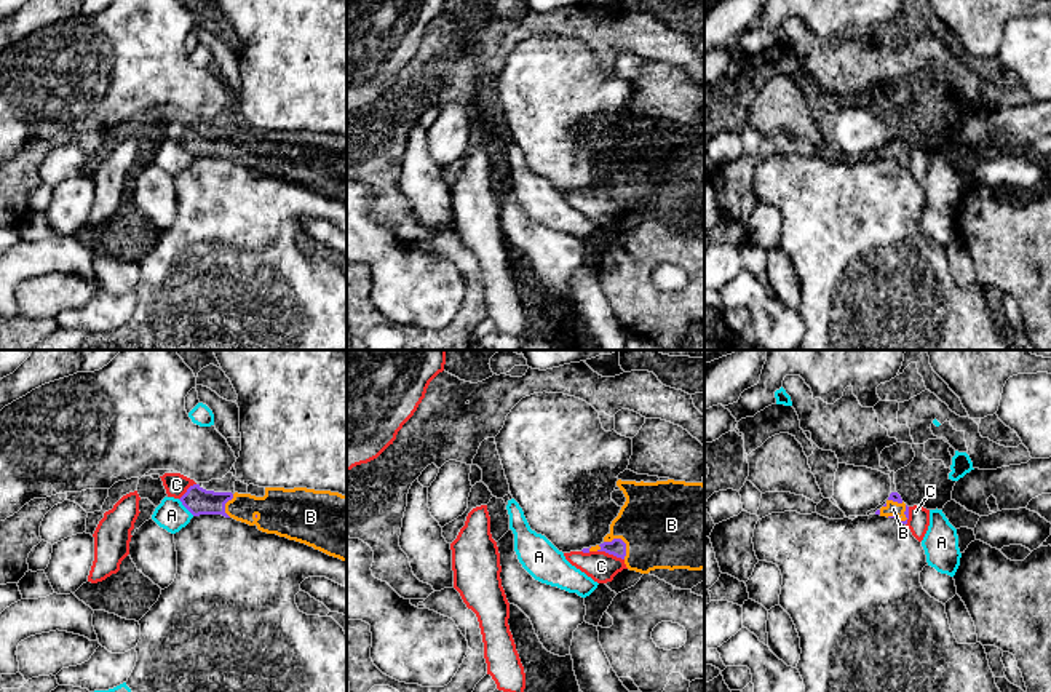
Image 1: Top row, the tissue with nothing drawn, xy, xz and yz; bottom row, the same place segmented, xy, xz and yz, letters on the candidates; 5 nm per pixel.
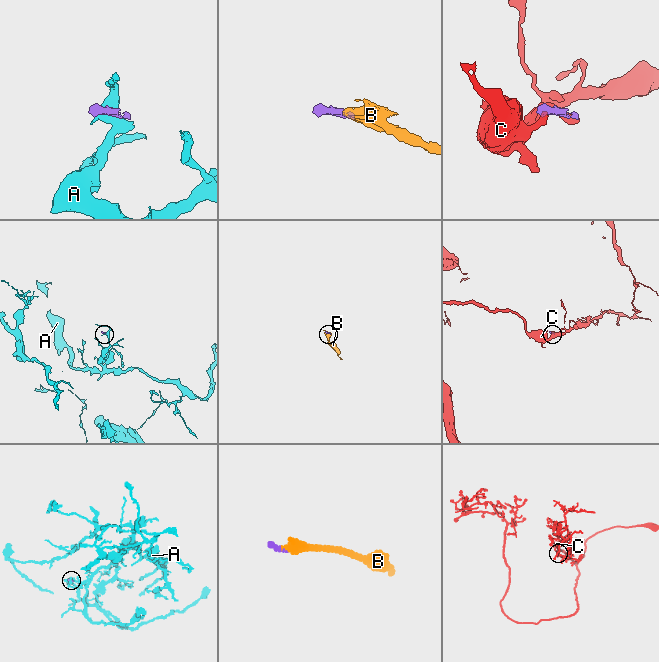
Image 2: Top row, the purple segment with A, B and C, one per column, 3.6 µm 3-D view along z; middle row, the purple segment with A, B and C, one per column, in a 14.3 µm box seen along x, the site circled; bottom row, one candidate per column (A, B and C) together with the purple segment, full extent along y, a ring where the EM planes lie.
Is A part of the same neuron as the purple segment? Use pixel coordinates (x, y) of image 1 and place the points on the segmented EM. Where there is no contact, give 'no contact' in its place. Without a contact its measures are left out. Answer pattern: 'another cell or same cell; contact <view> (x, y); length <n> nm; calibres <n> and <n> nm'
another cell; contact xy (186, 507); length 120 nm; calibres 140 and 160 nm

